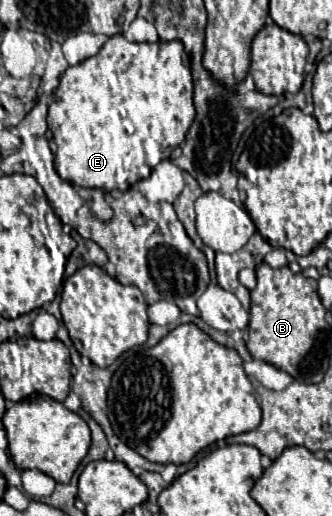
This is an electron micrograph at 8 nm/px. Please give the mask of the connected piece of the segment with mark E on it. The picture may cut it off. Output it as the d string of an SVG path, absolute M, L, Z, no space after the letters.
M122 34L110 36L96 56L70 66L62 74L60 86L54 90L48 108L48 128L58 146L54 168L62 180L76 186L100 188L104 192L126 192L138 180L150 176L156 164L170 158L172 150L182 144L194 116L190 58L178 40L138 44L126 40Z

